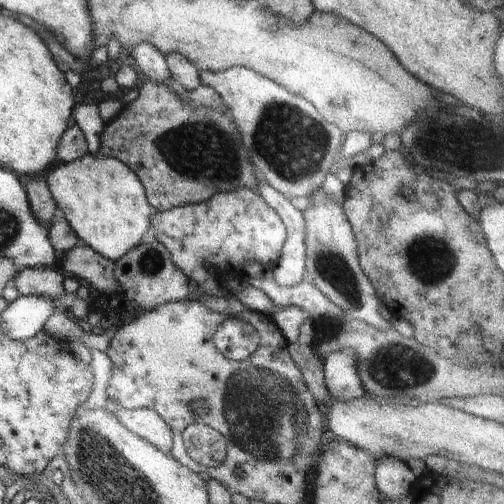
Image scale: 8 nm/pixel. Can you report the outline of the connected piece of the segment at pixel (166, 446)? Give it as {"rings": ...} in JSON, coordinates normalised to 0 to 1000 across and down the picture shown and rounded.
{"rings":[[[220,788],[212,790],[214,813],[226,817],[226,825],[246,841],[258,857],[270,865],[306,881],[313,893],[337,901],[341,893],[343,861],[333,841],[317,829],[317,823],[304,812],[282,808],[272,812],[230,810],[234,802]]]}

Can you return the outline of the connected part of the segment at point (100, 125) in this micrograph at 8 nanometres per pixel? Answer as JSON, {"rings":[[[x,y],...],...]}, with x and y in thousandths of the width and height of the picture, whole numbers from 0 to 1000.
{"rings":[[[190,204],[159,206],[147,214],[147,246],[167,264],[171,282],[175,284],[177,304],[190,308],[200,288],[200,266],[208,256],[208,242],[198,230],[196,214]]]}

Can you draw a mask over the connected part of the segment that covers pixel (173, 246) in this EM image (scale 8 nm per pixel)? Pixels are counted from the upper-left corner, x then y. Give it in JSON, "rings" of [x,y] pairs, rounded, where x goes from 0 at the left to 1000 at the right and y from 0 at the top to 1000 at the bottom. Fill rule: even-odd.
{"rings":[[[476,371],[423,385],[397,405],[365,405],[331,419],[306,417],[296,468],[327,488],[345,528],[381,556],[397,579],[452,587],[429,536],[460,548],[460,532],[476,536],[488,516],[508,516],[532,532],[550,528],[569,460],[552,423],[508,379]]]}

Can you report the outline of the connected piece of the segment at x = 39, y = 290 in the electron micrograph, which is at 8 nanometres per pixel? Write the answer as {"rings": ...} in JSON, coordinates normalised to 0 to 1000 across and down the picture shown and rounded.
{"rings":[[[60,530],[38,534],[16,560],[14,567],[26,567],[38,585],[83,583],[101,589],[131,589],[139,603],[139,591],[123,569],[127,552],[111,532]]]}

